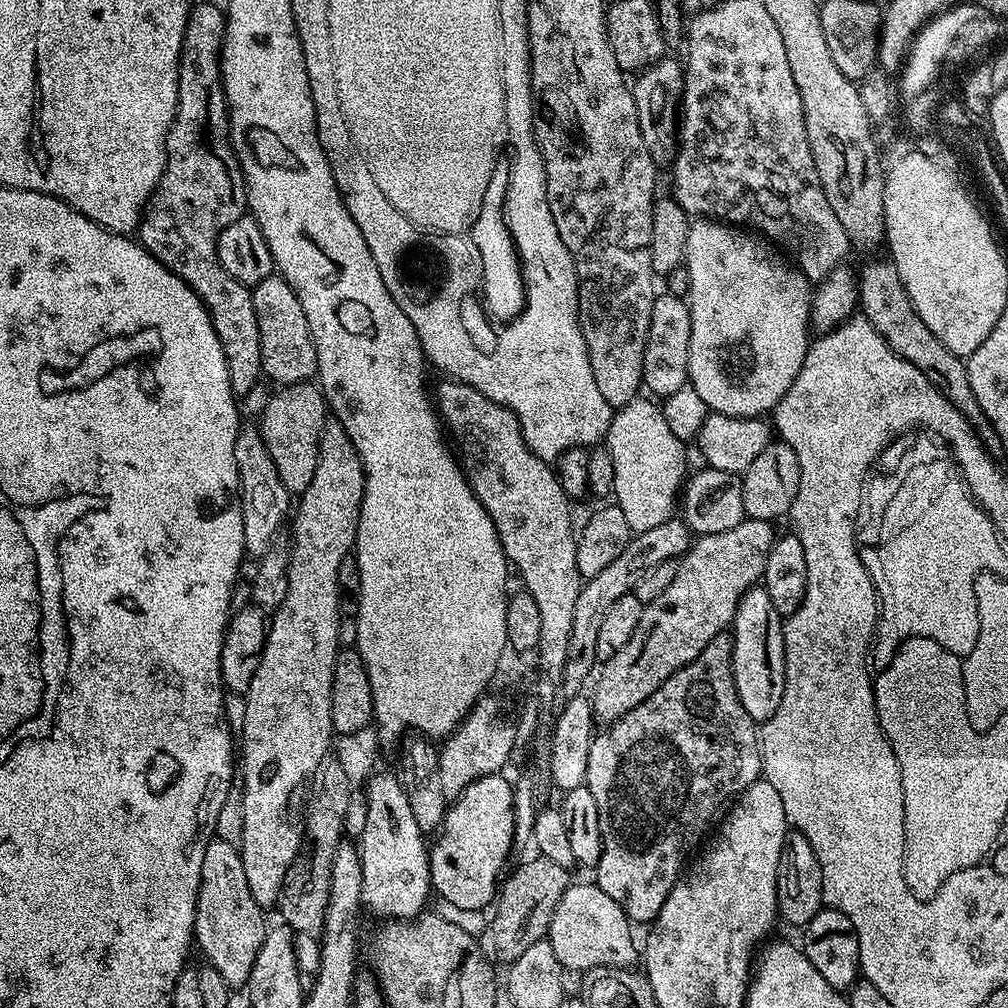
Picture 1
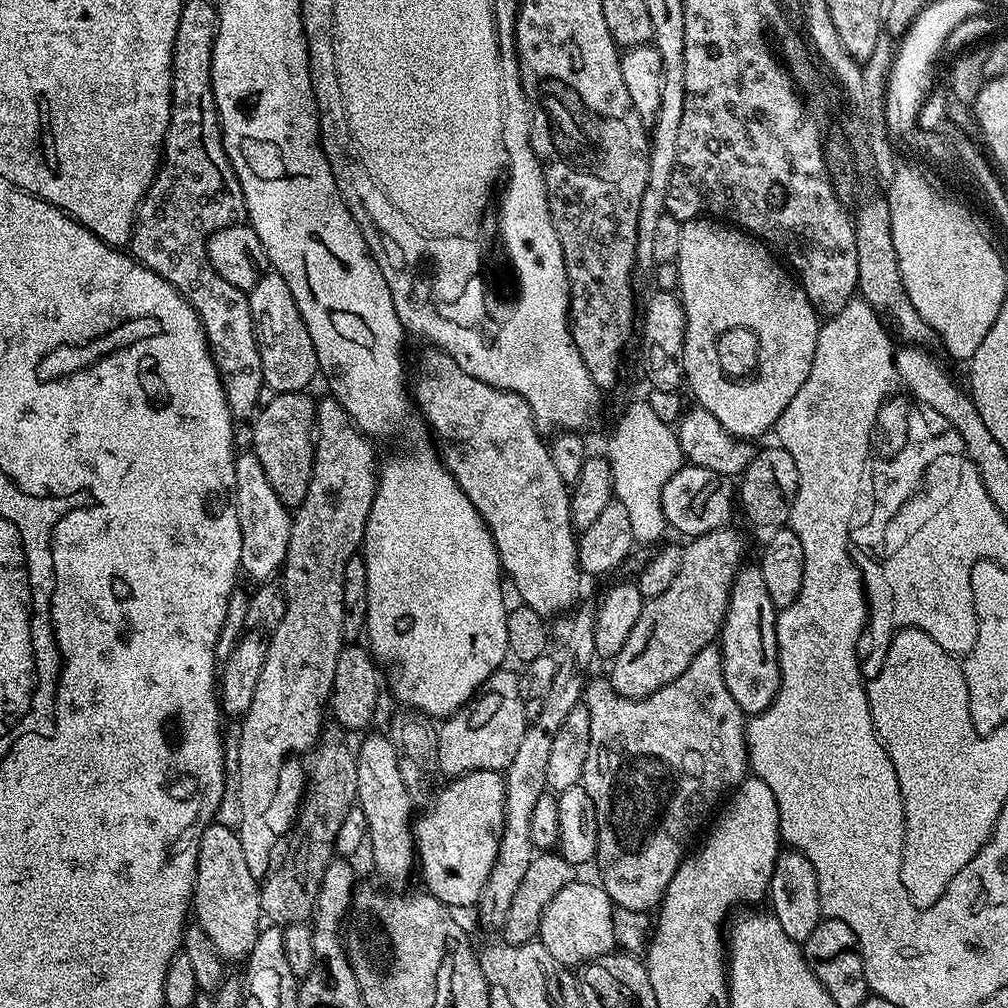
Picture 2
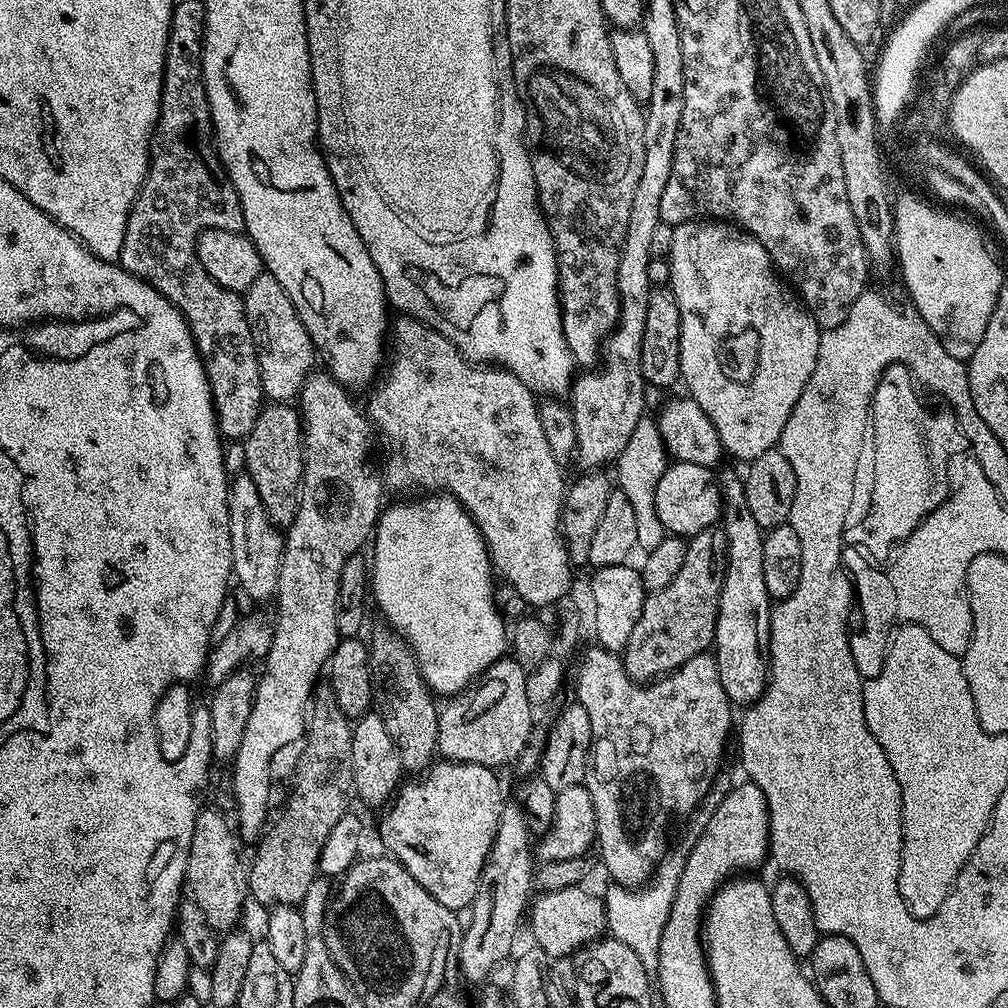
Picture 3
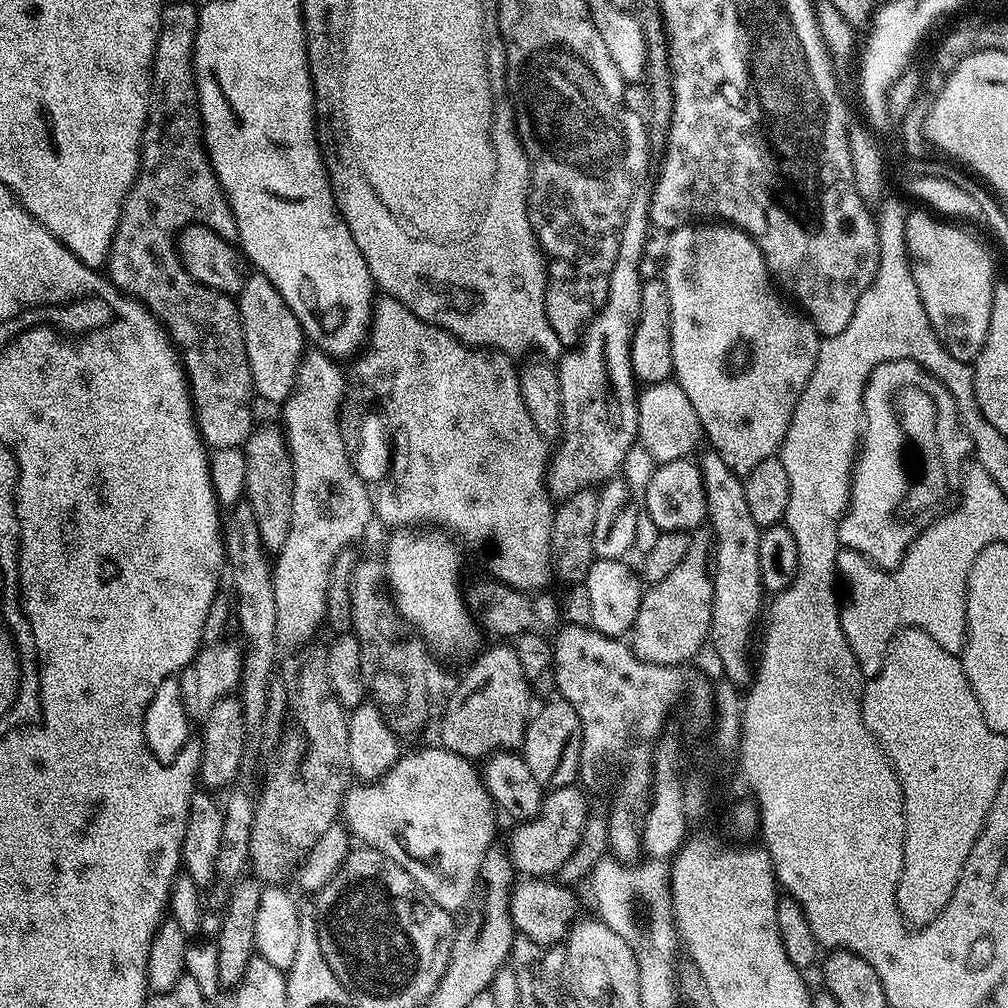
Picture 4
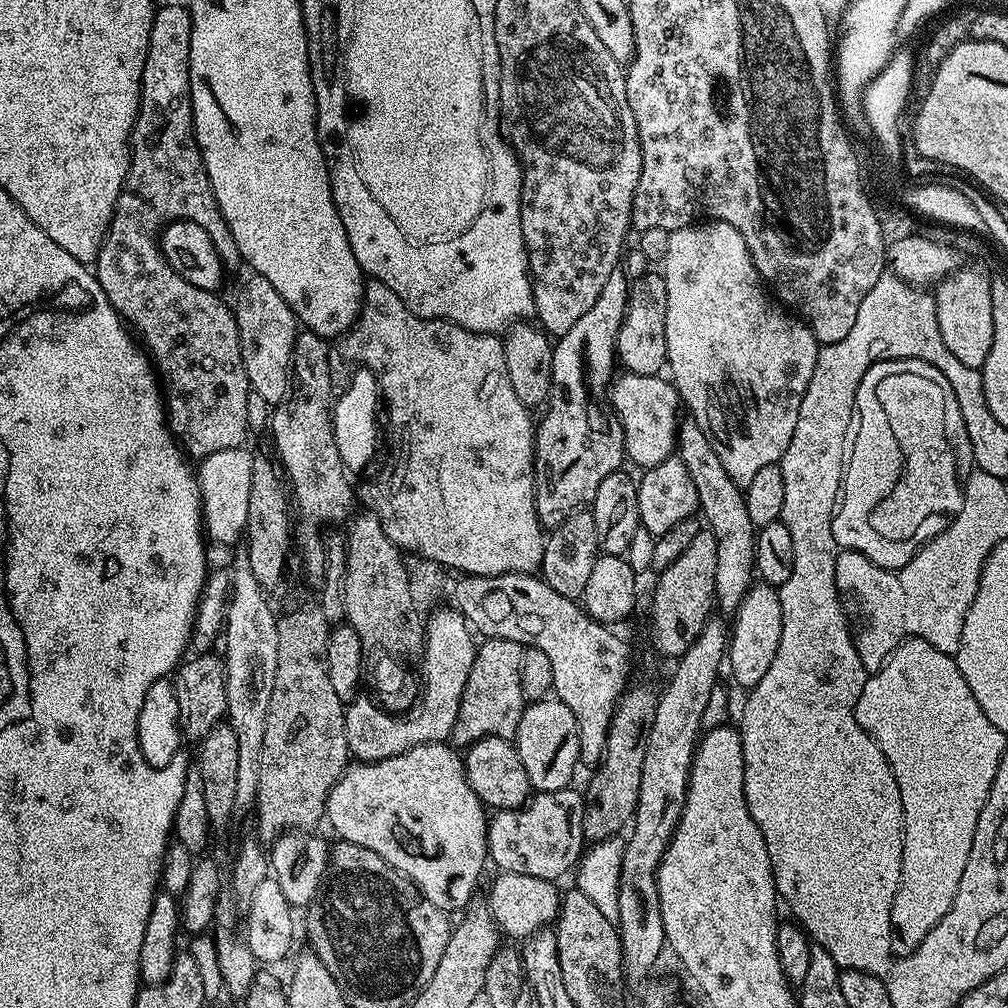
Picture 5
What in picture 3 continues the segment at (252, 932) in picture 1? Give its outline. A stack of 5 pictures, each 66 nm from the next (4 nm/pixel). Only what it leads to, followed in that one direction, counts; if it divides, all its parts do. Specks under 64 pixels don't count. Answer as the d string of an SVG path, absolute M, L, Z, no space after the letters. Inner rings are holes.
M205 807L194 822L194 838L190 842L190 858L186 862L187 891L198 902L206 922L218 934L227 934L237 927L244 912L244 899L249 899L248 878L245 865L240 865L240 852L236 849L238 836L220 812Z

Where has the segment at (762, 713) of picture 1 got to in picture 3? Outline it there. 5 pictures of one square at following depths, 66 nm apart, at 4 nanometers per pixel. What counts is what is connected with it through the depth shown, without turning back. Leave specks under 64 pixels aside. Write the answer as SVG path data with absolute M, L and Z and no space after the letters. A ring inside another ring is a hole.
M728 468L719 473L720 519L719 527L724 533L726 559L724 580L720 583L718 614L716 615L716 638L714 659L718 670L718 682L726 690L726 698L733 705L751 706L762 698L768 685L768 642L772 608L762 578L762 542L764 532L754 522L754 513L746 506L746 490L741 473Z

